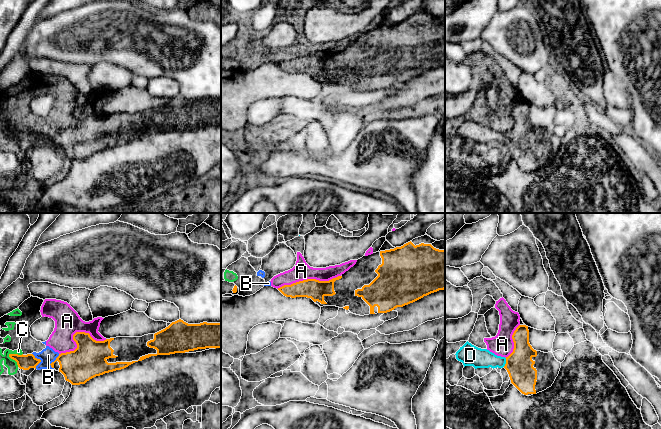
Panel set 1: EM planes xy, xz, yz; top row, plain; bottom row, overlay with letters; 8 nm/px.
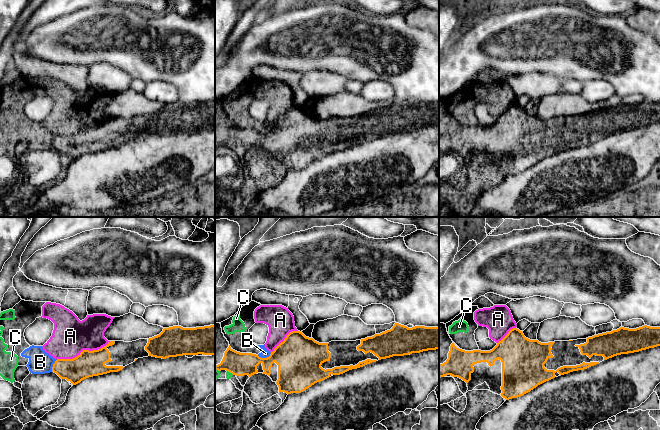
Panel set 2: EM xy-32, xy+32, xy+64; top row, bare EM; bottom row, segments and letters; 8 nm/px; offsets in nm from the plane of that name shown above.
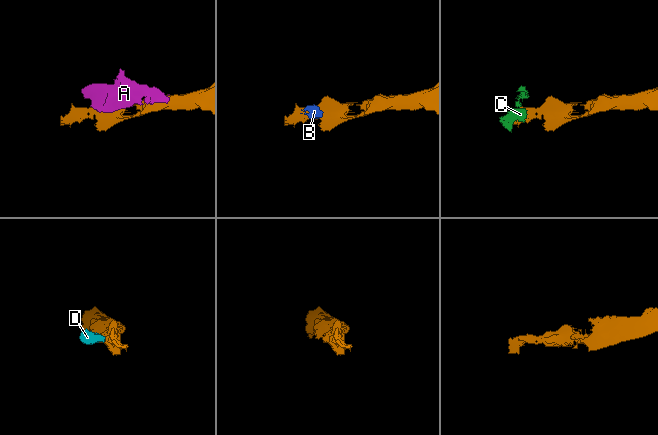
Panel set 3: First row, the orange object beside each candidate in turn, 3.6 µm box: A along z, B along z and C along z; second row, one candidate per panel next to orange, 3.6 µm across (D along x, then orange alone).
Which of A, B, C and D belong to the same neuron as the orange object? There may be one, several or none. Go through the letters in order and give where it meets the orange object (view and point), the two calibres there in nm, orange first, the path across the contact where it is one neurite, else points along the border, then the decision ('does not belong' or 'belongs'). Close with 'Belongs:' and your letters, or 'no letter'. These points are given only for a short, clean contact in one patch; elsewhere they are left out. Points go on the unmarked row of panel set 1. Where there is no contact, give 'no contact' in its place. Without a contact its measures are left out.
A: xy (75, 109) | 280/200 nm | does not belong
B: xy (40, 136) | 120/120 nm | along xy (32, 129), (40, 136), (36, 144) | does not belong
C: xy (13, 135) | 120/90 nm | along xy (9, 129), (9, 132), (18, 142) | does not belong
D: yz (506, 138) | 220/160 nm | across yz (519, 140), (506, 138), (478, 134) | belongs
Belongs: D

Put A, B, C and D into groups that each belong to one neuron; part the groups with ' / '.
A B C / D

